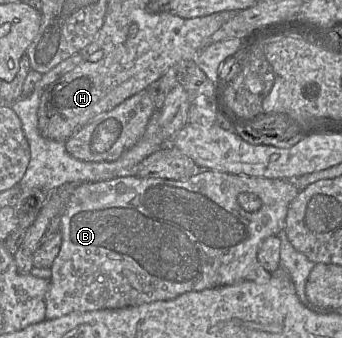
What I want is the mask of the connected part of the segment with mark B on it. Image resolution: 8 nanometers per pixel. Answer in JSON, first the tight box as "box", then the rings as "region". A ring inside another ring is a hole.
{"box":[45,170,300,320],"region":[[[202,170],[199,174],[187,180],[126,176],[102,182],[82,183],[74,190],[61,217],[59,233],[62,236],[62,243],[60,251],[50,268],[52,275],[45,296],[45,318],[51,320],[73,312],[122,309],[156,301],[168,301],[188,292],[233,285],[242,281],[265,283],[271,278],[271,273],[265,270],[257,259],[259,247],[266,238],[277,235],[285,229],[289,206],[299,192],[300,190],[293,183],[285,179],[235,175],[215,170]],[[242,192],[258,195],[262,200],[261,208],[255,212],[247,212],[242,209],[237,201],[238,195]]]}

